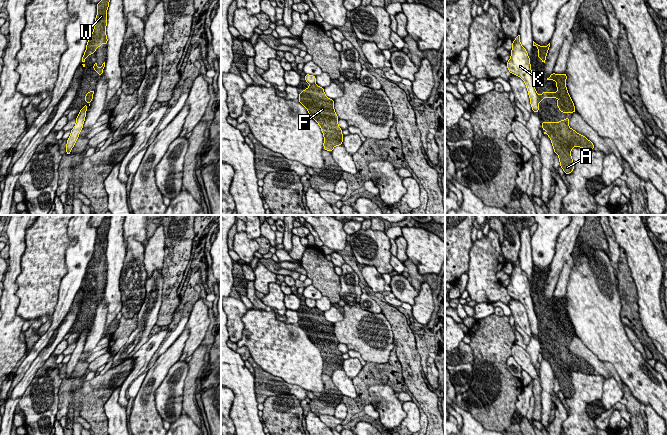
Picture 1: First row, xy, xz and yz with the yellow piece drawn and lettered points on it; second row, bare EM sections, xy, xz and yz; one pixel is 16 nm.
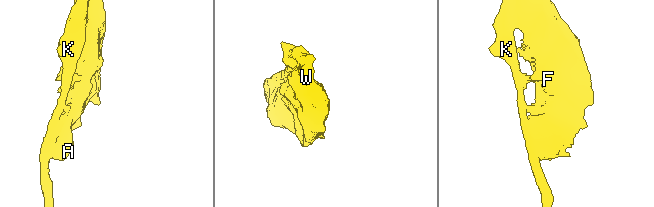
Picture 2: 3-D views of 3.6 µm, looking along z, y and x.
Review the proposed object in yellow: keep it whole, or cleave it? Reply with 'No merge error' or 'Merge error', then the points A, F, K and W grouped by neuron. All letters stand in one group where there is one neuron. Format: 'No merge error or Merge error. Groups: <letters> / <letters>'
Merge error. Groups: A F W / K

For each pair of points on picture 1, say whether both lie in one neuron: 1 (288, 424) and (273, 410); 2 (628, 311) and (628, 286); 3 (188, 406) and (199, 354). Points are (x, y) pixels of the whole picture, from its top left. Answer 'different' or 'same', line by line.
1: same
2: same
3: same

